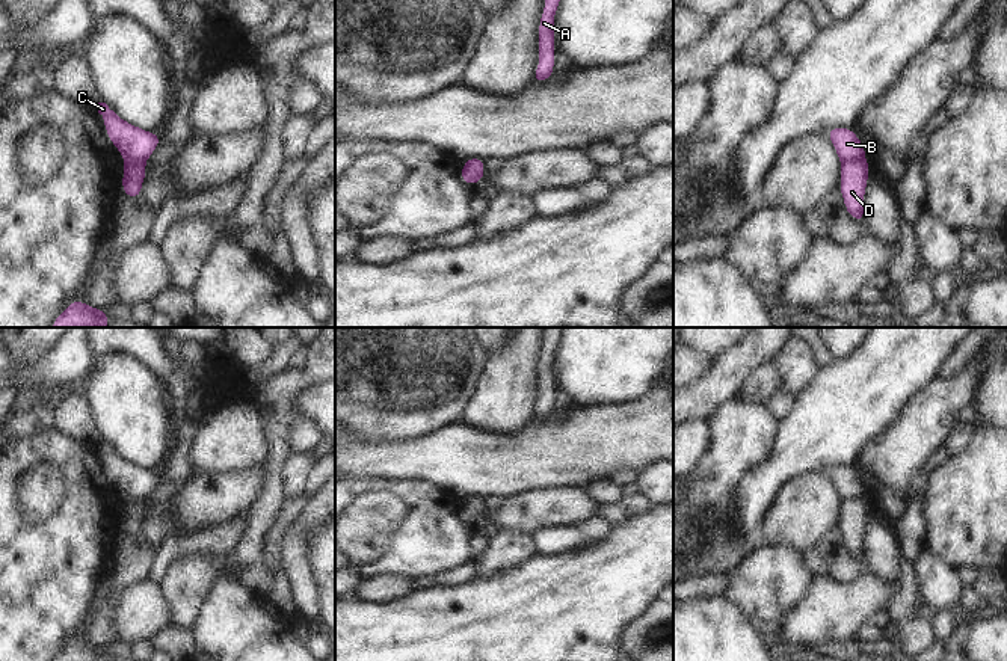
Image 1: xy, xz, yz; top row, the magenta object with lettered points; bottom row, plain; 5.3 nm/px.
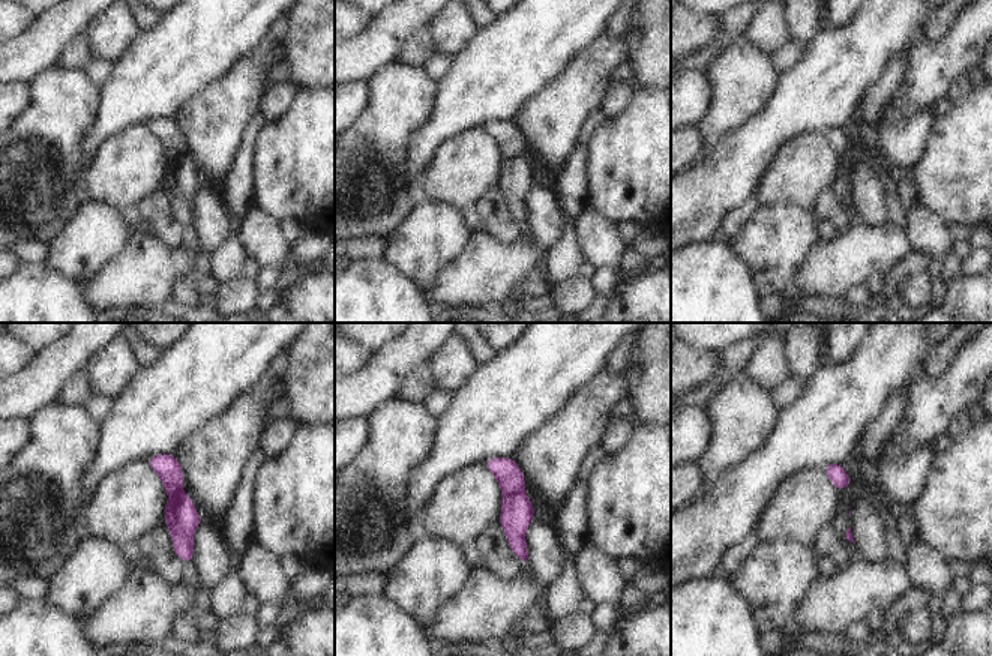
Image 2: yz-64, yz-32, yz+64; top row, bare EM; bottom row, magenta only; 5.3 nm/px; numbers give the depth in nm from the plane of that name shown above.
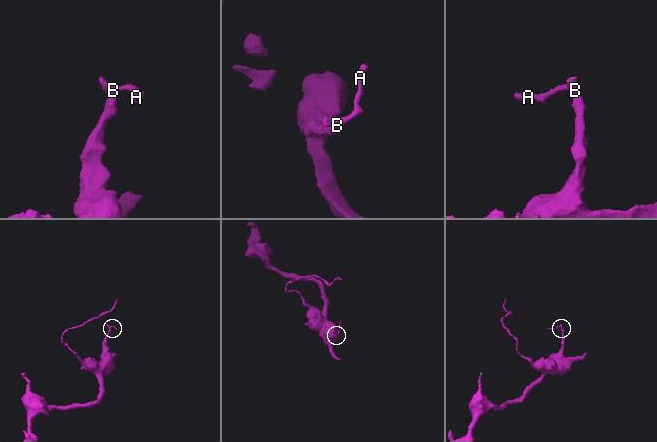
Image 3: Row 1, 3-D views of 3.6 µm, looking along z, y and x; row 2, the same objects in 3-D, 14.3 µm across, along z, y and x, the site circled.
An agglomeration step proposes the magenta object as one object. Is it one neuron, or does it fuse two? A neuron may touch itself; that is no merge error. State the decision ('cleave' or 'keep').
cleave

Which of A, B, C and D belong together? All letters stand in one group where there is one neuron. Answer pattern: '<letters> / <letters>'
A B C / D

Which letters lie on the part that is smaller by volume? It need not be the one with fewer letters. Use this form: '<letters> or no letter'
A, B, C

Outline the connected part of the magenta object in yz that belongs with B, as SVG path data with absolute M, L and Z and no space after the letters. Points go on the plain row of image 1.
M838 465L826 469L841 501L848 498L865 498L865 483L855 472L853 466Z

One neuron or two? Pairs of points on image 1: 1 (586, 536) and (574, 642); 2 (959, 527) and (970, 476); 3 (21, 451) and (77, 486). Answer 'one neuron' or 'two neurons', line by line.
1: two neurons
2: one neuron
3: one neuron

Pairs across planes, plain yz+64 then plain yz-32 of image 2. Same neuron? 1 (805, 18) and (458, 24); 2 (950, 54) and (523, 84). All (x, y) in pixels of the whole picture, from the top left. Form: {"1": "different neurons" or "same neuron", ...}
{"1": "same neuron", "2": "different neurons"}

